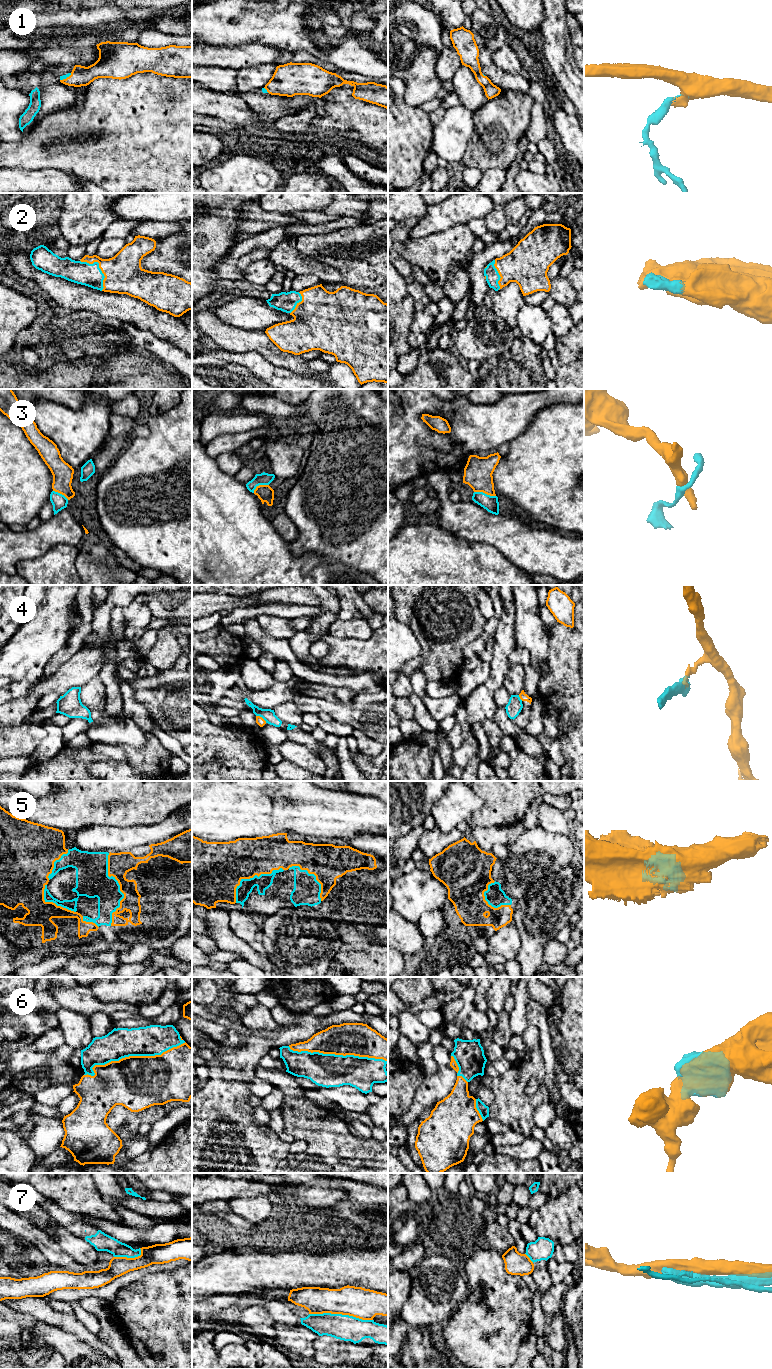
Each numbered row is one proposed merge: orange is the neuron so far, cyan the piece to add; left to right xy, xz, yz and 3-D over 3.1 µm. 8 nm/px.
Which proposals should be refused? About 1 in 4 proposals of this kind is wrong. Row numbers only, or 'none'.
3, 4, 5, 7

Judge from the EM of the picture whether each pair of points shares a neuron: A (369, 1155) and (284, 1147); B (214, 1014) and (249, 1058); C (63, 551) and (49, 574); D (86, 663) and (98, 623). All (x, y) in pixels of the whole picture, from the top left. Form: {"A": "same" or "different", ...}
{"A": "different", "B": "different", "C": "same", "D": "different"}

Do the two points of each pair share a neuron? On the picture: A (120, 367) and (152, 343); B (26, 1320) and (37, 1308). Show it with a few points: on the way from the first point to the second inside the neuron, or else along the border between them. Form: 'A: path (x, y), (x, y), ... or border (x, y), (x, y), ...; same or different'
A: border (121, 352), (144, 349), (164, 362); different
B: border (10, 1307), (28, 1313), (38, 1320), (51, 1325); different

